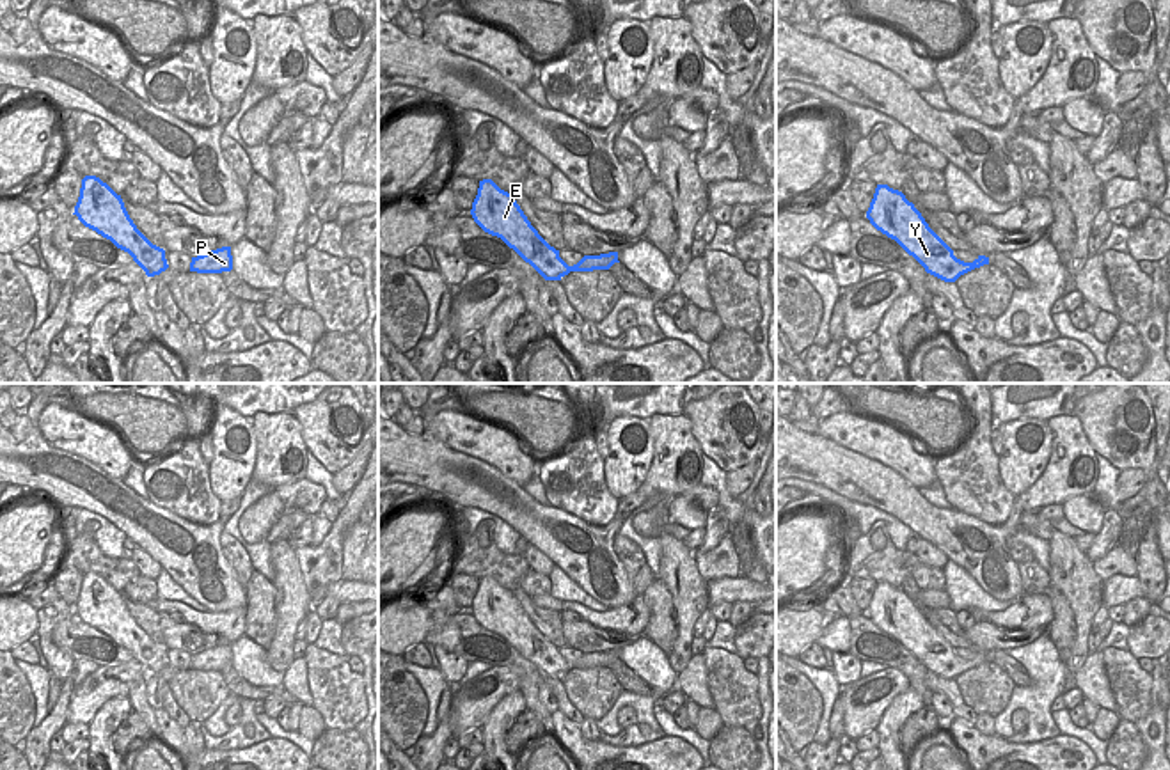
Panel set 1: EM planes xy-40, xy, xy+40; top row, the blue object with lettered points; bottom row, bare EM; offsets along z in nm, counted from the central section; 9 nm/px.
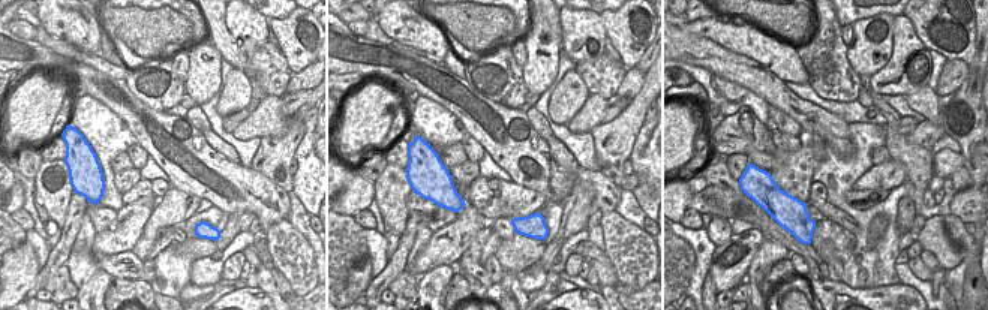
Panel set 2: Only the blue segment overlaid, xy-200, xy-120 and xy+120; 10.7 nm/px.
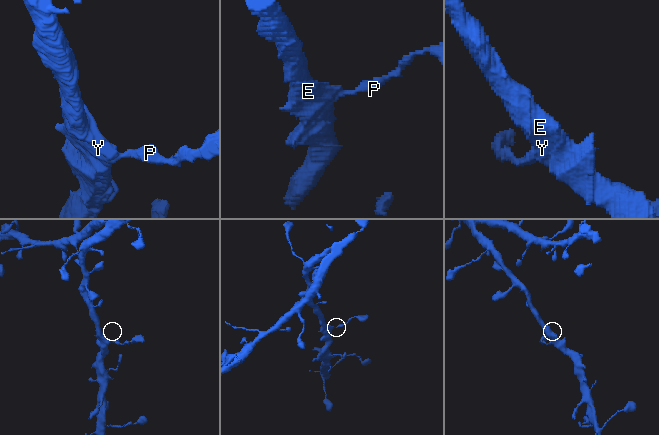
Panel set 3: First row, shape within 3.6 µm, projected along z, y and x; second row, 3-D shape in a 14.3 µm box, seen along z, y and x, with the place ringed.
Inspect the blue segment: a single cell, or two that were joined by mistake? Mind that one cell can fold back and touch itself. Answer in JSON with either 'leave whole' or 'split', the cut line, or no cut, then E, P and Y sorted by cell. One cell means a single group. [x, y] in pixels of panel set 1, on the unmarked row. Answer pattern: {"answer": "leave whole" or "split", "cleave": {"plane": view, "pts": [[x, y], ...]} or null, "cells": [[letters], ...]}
{"answer": "split", "cleave": {"plane": "xy", "pts": [[574, 662], [576, 667]]}, "cells": [["E", "Y"], ["P"]]}

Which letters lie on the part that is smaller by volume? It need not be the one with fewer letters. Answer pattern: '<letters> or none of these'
P

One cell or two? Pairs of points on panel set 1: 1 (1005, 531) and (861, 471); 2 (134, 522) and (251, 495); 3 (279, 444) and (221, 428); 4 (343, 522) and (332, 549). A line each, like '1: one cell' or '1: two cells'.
1: one cell
2: two cells
3: two cells
4: one cell

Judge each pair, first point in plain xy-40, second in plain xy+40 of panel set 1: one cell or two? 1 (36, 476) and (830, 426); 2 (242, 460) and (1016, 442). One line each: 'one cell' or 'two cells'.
1: two cells
2: one cell

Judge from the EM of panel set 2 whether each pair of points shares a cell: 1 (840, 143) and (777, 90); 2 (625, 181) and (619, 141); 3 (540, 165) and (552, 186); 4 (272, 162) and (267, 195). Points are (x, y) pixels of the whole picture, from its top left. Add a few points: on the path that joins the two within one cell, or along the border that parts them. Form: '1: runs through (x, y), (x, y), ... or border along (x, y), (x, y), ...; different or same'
1: runs through (825, 126), (814, 116), (805, 114), (793, 105); same
2: runs through (616, 171), (616, 152); same
3: runs through (540, 169), (550, 181); same
4: border along (251, 166), (287, 192); different

